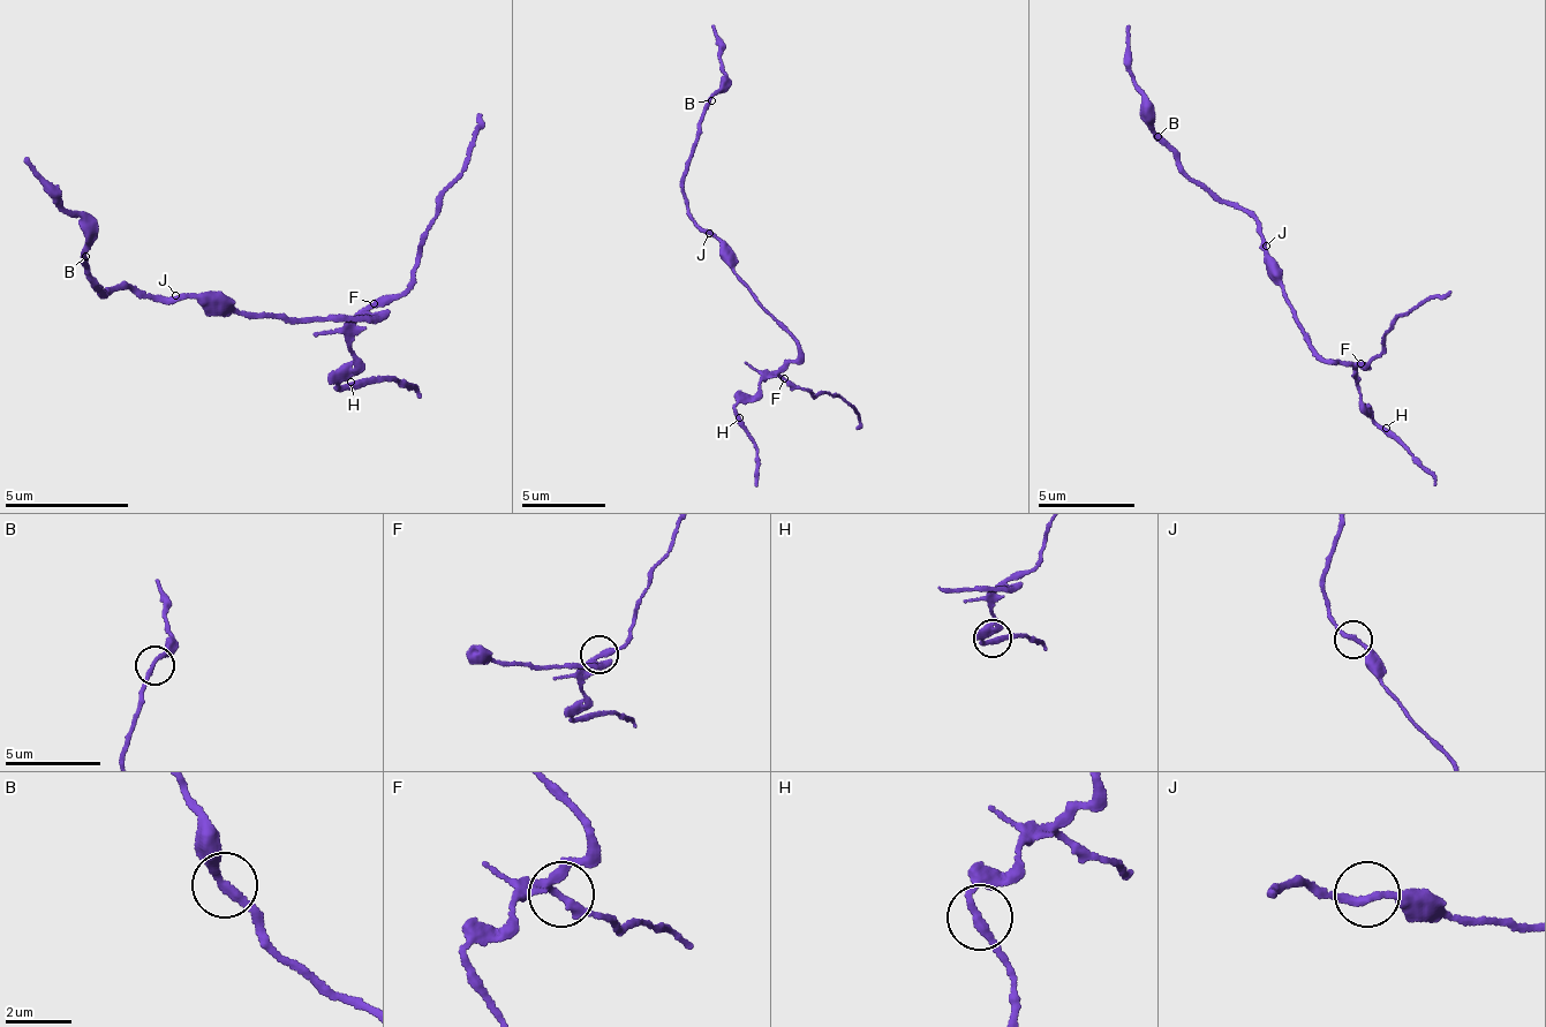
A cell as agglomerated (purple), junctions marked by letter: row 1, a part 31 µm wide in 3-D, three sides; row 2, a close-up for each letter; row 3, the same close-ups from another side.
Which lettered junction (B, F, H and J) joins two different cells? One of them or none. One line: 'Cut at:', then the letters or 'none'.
Cut at: F

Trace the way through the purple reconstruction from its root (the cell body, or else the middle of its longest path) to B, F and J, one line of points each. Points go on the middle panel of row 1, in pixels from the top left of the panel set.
B: (734, 267), (726, 263), (716, 239), (696, 224), (683, 188), (686, 161), (691, 157), (706, 105), (711, 100)
F: (734, 267), (748, 284), (754, 296), (794, 340), (797, 357), (786, 368), (784, 376)
J: (734, 267), (726, 263), (716, 239), (709, 233)

